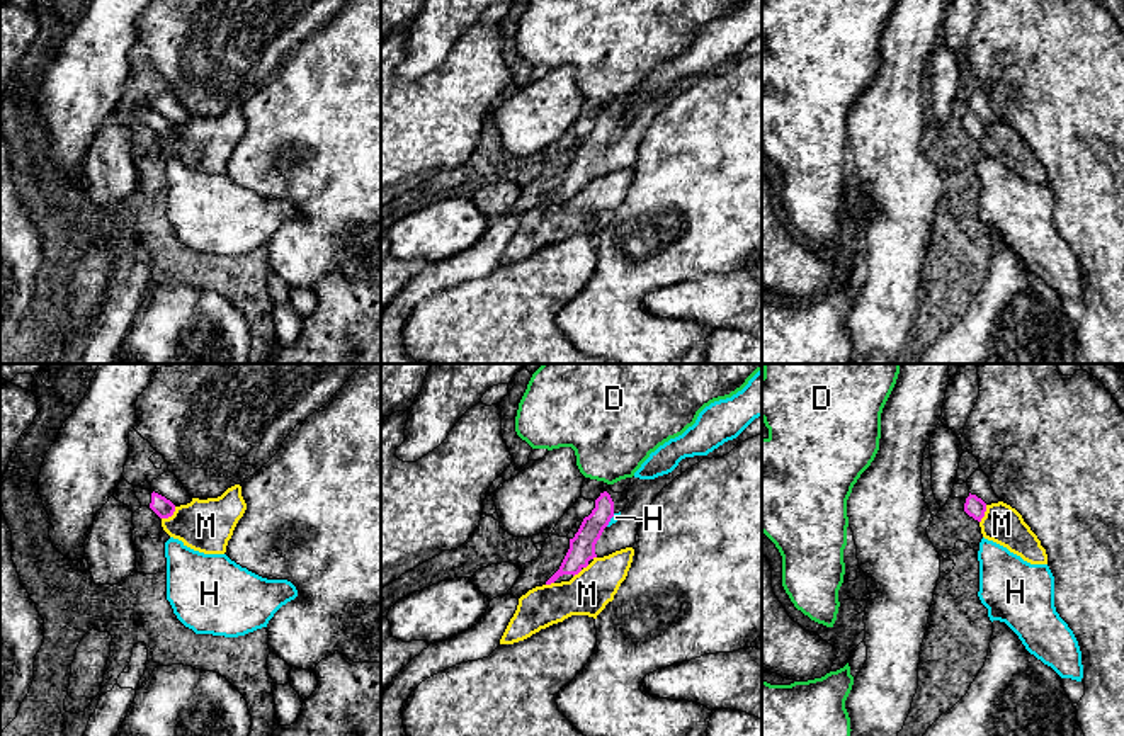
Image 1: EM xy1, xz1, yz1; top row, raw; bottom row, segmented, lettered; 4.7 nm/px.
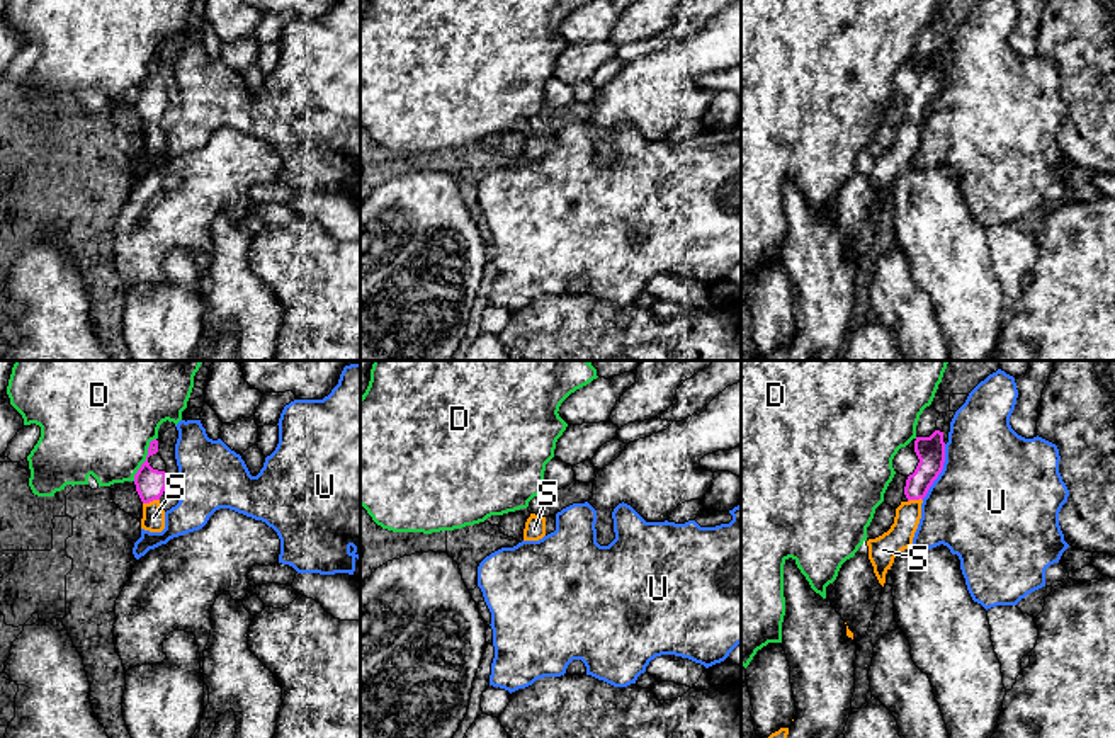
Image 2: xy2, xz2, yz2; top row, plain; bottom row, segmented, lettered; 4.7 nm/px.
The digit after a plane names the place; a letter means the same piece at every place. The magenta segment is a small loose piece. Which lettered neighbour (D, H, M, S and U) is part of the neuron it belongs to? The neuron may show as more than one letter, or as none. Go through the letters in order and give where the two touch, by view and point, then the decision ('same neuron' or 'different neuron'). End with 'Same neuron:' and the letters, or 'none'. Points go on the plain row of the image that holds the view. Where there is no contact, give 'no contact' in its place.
D: xy2 (147, 79) | different neuron
H: xz1 (609, 140) | different neuron
M: xy1 (170, 135) | different neuron
S: xy2 (150, 119) | same neuron
U: yz2 (940, 90) | different neuron
Same neuron: S

